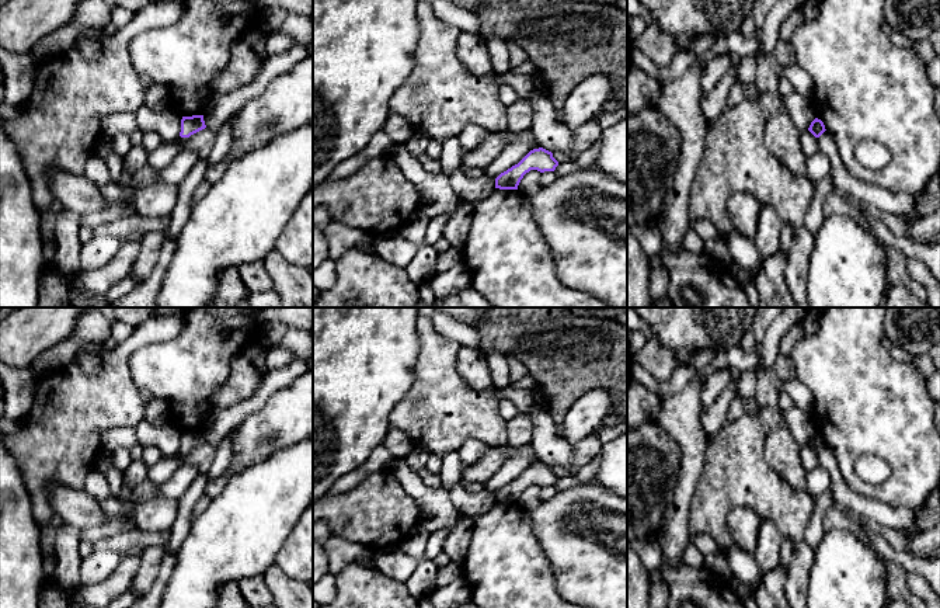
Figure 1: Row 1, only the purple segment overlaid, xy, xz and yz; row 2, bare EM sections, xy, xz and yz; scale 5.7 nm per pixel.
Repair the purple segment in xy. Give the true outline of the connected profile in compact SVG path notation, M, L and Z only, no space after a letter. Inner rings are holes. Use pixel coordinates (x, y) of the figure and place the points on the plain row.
M203 430L182 431L180 451L189 452L205 442Z

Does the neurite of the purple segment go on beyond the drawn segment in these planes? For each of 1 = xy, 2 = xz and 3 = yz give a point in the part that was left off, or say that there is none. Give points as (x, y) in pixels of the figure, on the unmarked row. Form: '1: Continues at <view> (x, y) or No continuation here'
1: No continuation here
2: No continuation here
3: No continuation here

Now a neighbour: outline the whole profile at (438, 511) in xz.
M397 459L390 466L405 493L414 497L421 508L418 527L429 534L442 528L455 527L464 515L456 508L445 487L432 489L415 473L404 459Z

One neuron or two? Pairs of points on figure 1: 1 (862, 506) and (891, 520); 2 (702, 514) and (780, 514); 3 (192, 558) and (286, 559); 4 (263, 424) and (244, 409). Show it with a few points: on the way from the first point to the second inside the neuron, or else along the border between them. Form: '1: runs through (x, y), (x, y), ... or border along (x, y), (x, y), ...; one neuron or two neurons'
1: runs through (869, 509), (884, 514); one neuron
2: runs through (721, 497), (761, 497); one neuron
3: border along (291, 530), (274, 562); two neurons
4: border along (277, 392), (239, 426); two neurons

